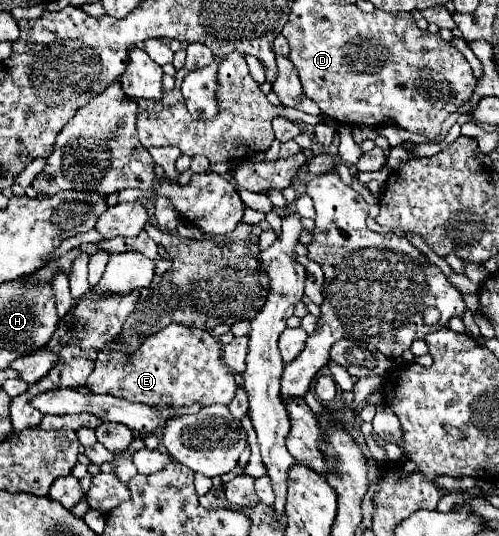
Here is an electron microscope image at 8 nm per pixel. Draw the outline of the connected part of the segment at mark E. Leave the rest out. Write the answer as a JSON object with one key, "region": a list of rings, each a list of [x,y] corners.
{"region":[[[167,325],[159,333],[147,337],[137,353],[129,359],[109,343],[97,357],[95,369],[87,379],[87,387],[93,393],[109,393],[133,403],[159,405],[159,407],[189,407],[199,403],[201,407],[223,403],[229,405],[235,397],[233,373],[223,365],[219,341],[203,331],[185,325]]]}

